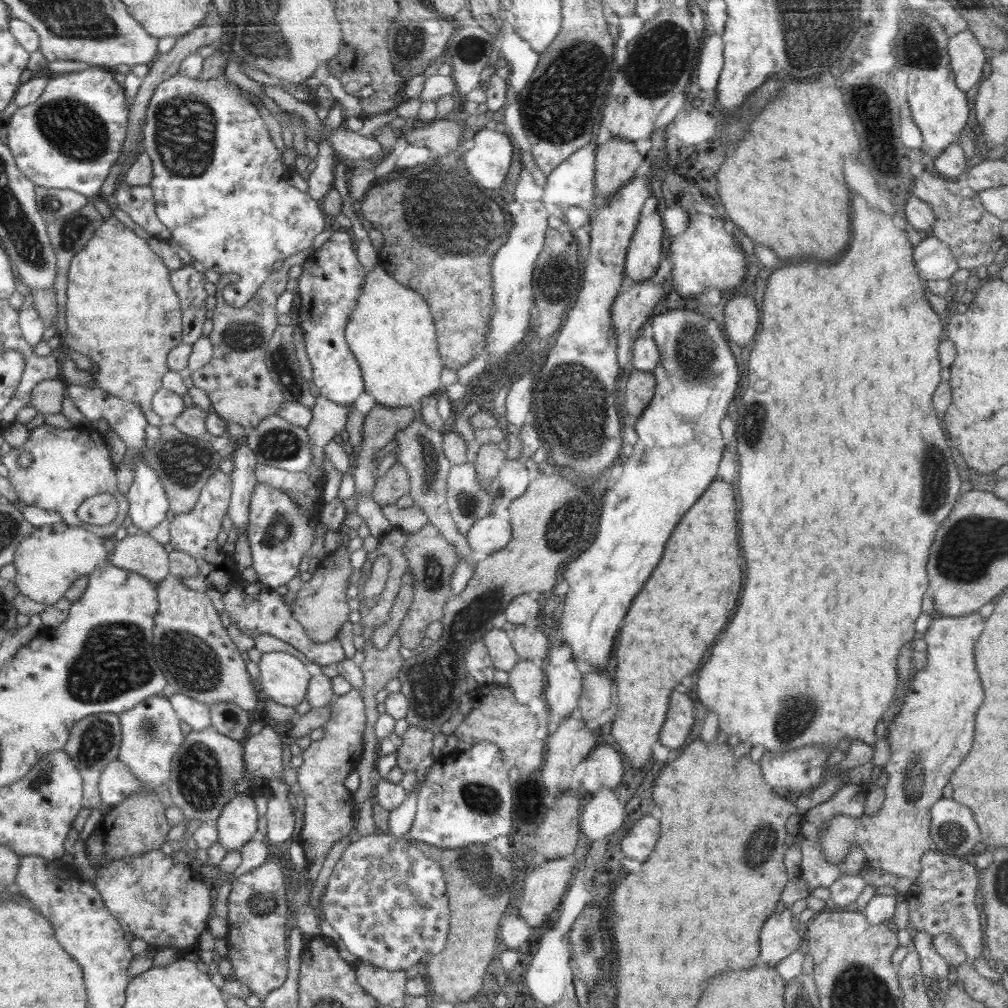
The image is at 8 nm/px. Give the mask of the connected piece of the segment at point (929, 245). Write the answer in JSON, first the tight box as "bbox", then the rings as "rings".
{"bbox":[913,236,959,280],"rings":[[[924,236],[913,249],[913,261],[919,278],[928,280],[949,280],[959,269],[950,247],[934,236]]]}

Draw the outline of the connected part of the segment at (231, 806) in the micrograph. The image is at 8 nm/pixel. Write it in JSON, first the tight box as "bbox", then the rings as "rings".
{"bbox":[217,795,258,851],"rings":[[[237,795],[225,805],[217,820],[217,841],[228,851],[238,851],[250,839],[258,838],[258,812],[249,797]]]}

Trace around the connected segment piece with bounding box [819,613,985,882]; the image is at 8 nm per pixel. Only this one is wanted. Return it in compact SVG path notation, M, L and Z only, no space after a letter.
M979 613L966 616L933 617L930 626L920 636L927 644L926 666L916 672L908 692L904 696L902 710L895 710L888 725L888 741L892 756L884 765L888 784L884 787L885 799L882 808L874 816L850 817L836 815L825 828L820 829L823 853L832 864L838 864L849 853L849 848L858 845L865 854L866 866L879 868L897 877L913 882L921 871L921 858L927 850L935 850L930 834L930 809L942 796L943 788L950 782L954 768L966 758L974 738L974 716L984 700L980 676L974 666L974 644L982 634L985 619Z

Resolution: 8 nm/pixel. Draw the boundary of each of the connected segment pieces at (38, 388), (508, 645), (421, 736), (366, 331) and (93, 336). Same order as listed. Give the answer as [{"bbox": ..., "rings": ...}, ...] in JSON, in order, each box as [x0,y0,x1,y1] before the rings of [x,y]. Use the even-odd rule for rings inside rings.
[{"bbox":[29,377,67,414],"rings":[[[62,377],[40,381],[31,390],[29,404],[39,414],[58,414],[61,411],[63,400],[66,396],[66,385],[67,383]]]},{"bbox":[483,628,521,673],"rings":[[[490,628],[483,636],[483,641],[496,669],[509,673],[514,665],[521,660],[514,650],[508,632]]]},{"bbox":[397,726,435,775],"rings":[[[408,726],[406,729],[402,736],[402,745],[397,750],[397,766],[403,775],[410,771],[416,772],[422,760],[431,754],[435,735],[435,732],[427,728]]]},{"bbox":[344,266,444,411],"rings":[[[380,266],[365,272],[362,294],[348,318],[344,338],[363,372],[365,391],[374,396],[377,404],[418,411],[423,398],[434,396],[436,391],[443,389],[441,372],[444,366],[438,351],[434,320],[426,300],[418,292],[398,283]]]},{"bbox":[62,216,182,428],"rings":[[[110,216],[99,224],[94,231],[92,238],[86,242],[86,244],[78,251],[78,254],[72,258],[70,267],[67,269],[67,295],[68,301],[66,302],[66,324],[68,330],[62,335],[62,349],[68,351],[76,351],[92,360],[93,366],[98,367],[98,371],[92,376],[94,382],[97,383],[102,390],[105,390],[107,394],[113,394],[118,398],[124,400],[133,400],[137,402],[142,409],[148,424],[160,428],[166,423],[153,412],[151,406],[151,400],[154,393],[162,388],[162,380],[165,372],[169,370],[167,365],[167,357],[169,353],[181,344],[180,333],[182,332],[181,324],[181,307],[179,304],[179,297],[176,295],[174,288],[170,283],[171,270],[166,268],[162,263],[160,257],[150,248],[146,239],[139,237],[135,232],[132,232],[122,221],[119,221],[116,217]]]}]

